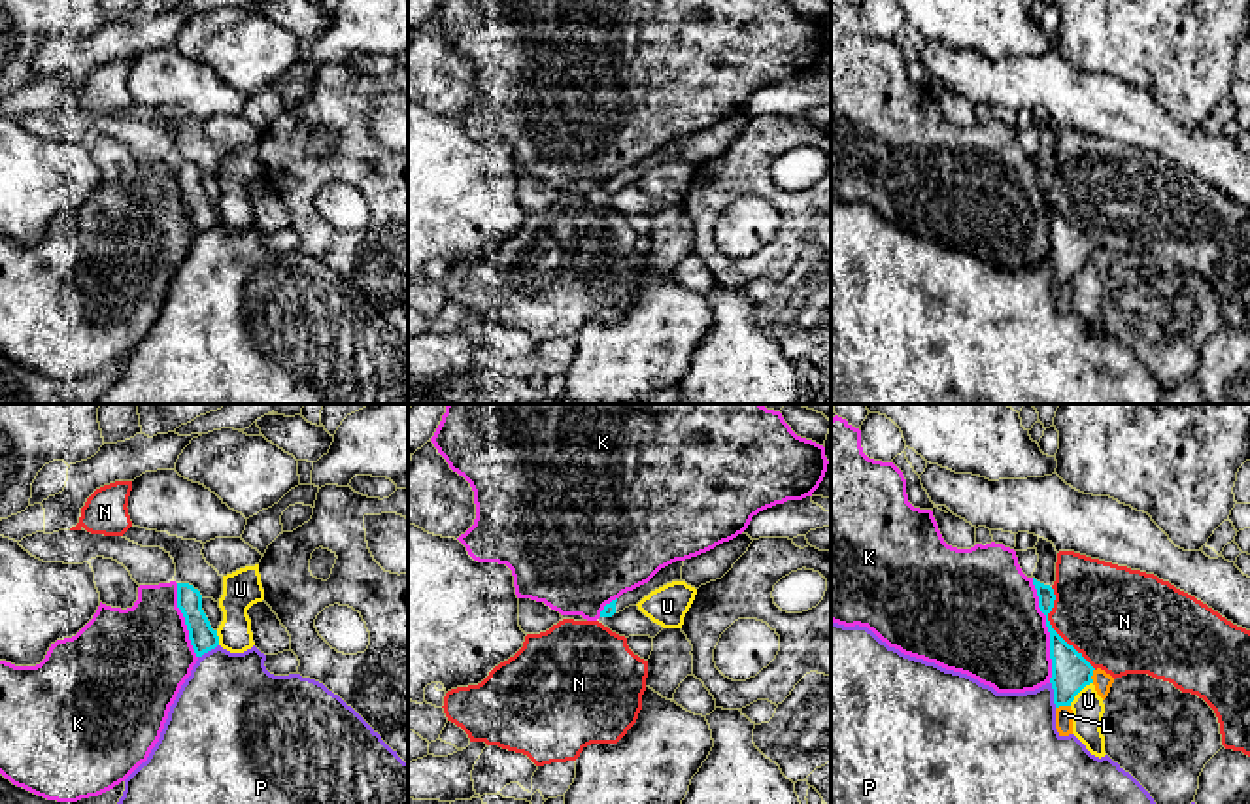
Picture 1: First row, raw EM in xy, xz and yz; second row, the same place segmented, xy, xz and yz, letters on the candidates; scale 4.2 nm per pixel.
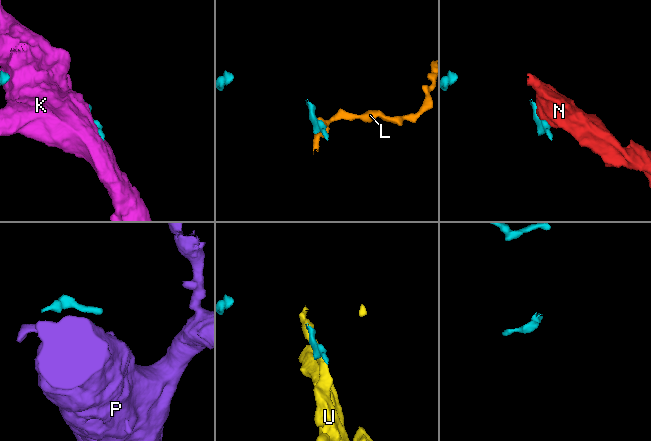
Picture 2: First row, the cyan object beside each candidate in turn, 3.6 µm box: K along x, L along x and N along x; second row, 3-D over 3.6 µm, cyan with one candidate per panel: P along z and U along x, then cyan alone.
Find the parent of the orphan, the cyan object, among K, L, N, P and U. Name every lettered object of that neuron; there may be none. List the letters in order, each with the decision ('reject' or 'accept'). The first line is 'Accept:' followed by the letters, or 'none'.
Accept: none
K: reject
L: reject
N: reject
P: reject
U: reject

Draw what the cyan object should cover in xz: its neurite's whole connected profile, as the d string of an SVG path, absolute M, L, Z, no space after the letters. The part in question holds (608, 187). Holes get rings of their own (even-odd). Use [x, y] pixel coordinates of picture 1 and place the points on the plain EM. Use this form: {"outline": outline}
{"outline": "M676 138L676 140L661 145L648 160L644 160L633 168L627 168L619 176L606 181L604 187L600 189L600 194L612 194L614 191L619 191L629 183L636 183L651 168L655 168L667 160L672 160L672 159L682 159L682 143L684 143L684 138Z"}

